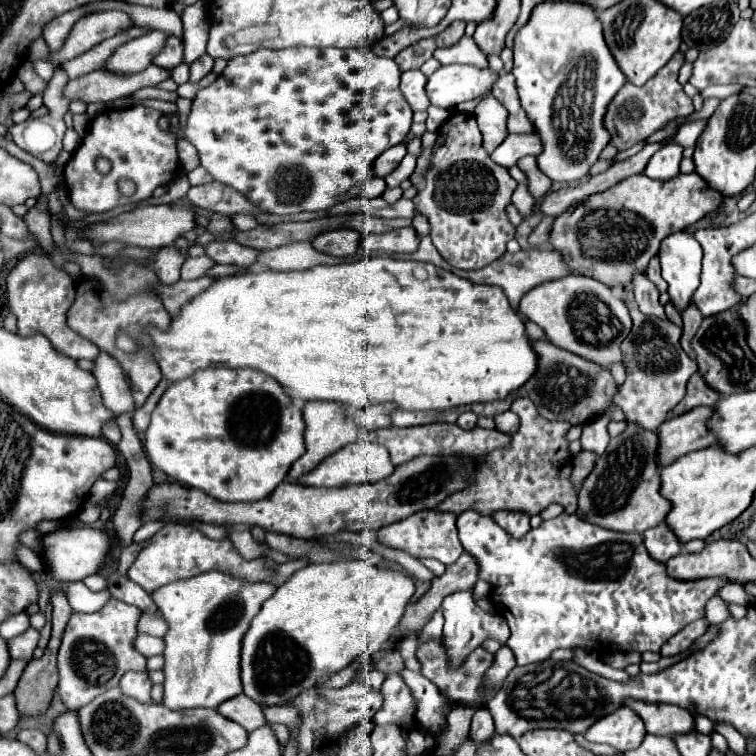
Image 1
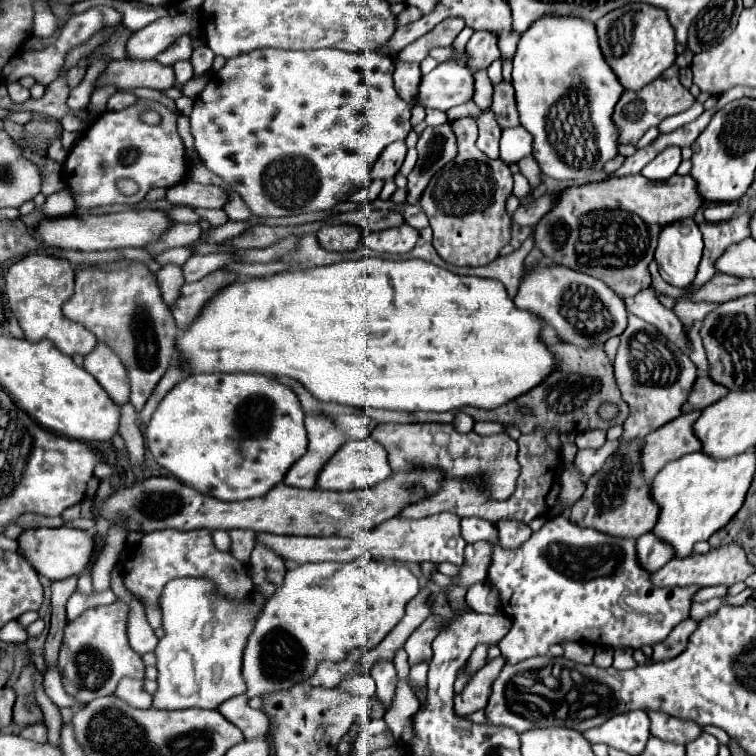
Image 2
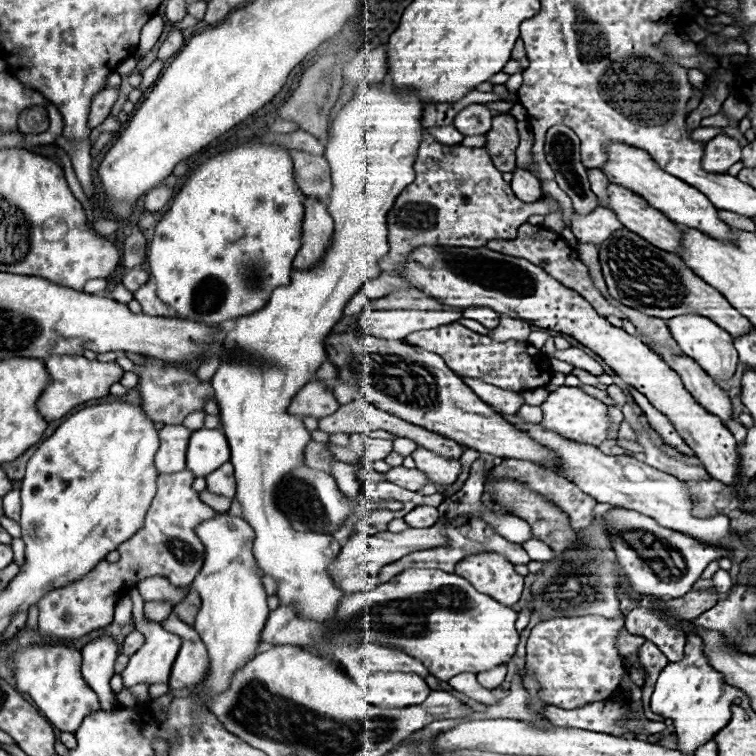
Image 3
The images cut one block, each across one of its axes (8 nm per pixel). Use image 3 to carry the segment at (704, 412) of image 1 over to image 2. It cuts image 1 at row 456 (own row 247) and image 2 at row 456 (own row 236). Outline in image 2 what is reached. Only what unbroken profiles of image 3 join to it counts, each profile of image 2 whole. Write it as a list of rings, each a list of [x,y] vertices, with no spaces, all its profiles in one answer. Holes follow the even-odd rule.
[[[694,410],[694,414],[680,414],[680,418],[674,418],[644,438],[642,468],[648,482],[652,482],[668,462],[700,450],[700,442],[692,430],[696,416],[700,416],[700,410]]]

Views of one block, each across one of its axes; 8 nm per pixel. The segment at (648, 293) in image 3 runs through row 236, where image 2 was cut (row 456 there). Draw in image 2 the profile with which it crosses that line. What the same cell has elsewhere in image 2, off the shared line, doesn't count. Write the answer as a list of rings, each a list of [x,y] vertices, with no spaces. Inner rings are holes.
[[[620,440],[620,448],[608,456],[604,466],[586,482],[584,496],[572,506],[570,520],[582,528],[594,528],[598,532],[618,536],[618,538],[638,538],[646,534],[656,524],[660,506],[652,502],[650,484],[646,484],[642,476],[640,448],[644,440],[624,442]]]

